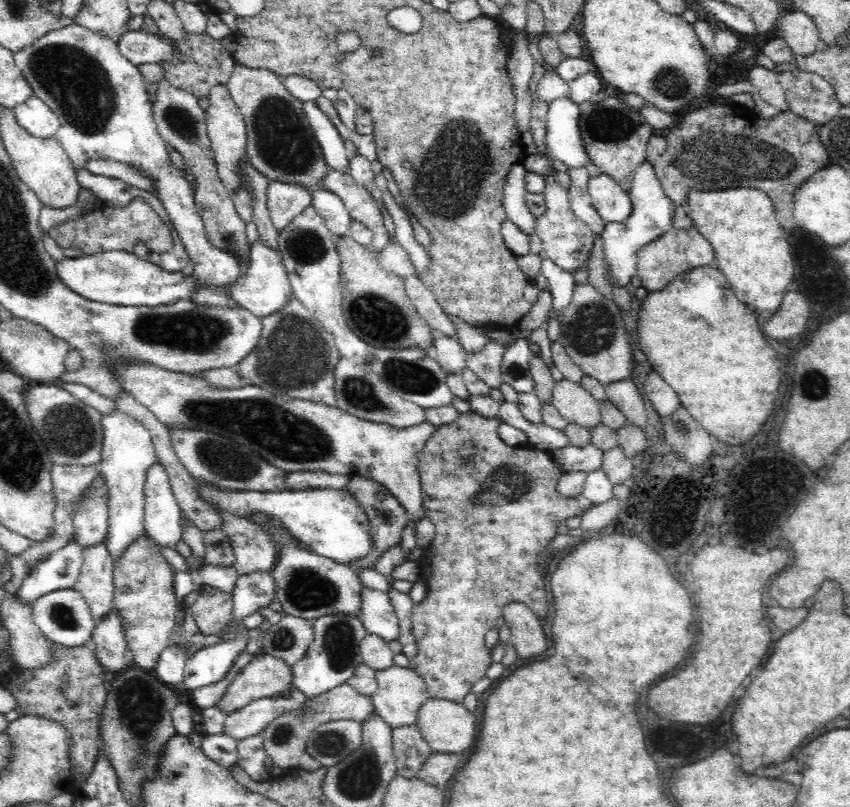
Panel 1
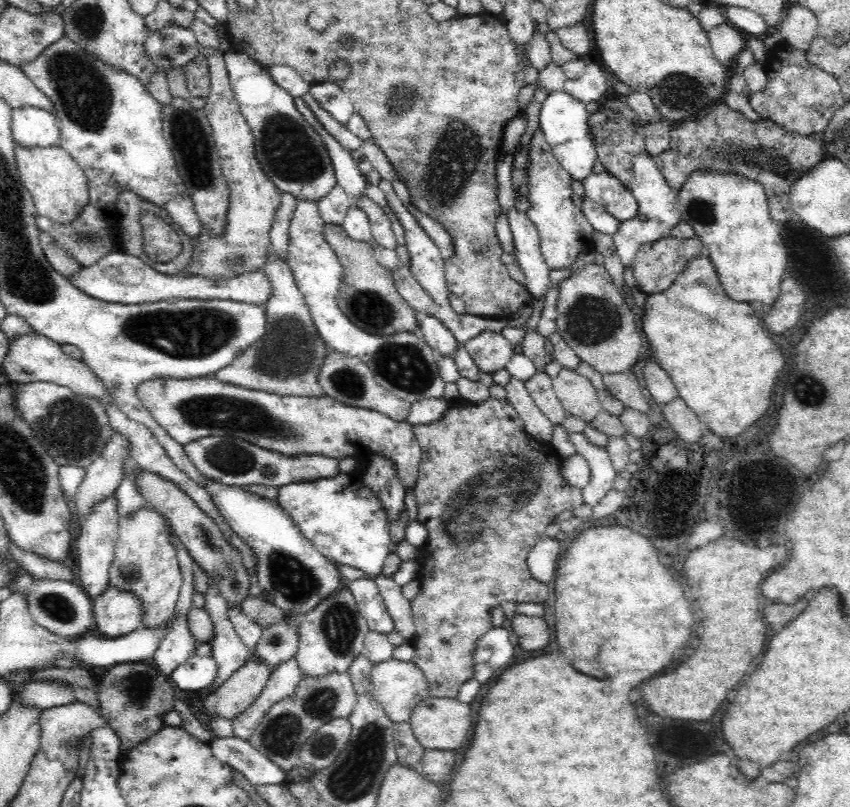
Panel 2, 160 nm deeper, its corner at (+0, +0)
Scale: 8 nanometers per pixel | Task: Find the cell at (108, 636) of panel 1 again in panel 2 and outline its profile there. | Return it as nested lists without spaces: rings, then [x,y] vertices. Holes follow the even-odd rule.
[[[108,584],[106,590],[102,590],[101,596],[93,599],[93,614],[95,615],[94,626],[98,627],[96,633],[110,639],[130,635],[130,632],[140,630],[143,626],[142,602],[130,590],[119,590],[119,588]]]

